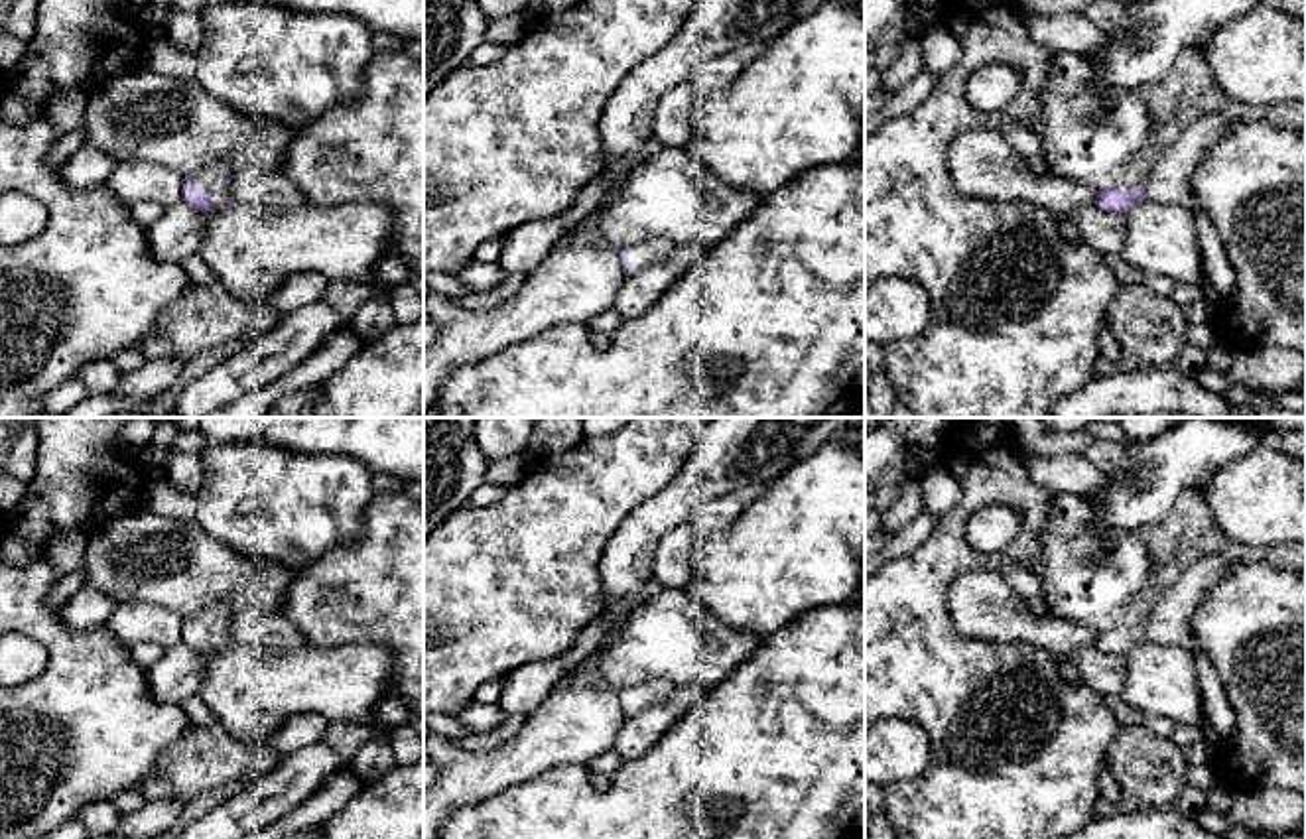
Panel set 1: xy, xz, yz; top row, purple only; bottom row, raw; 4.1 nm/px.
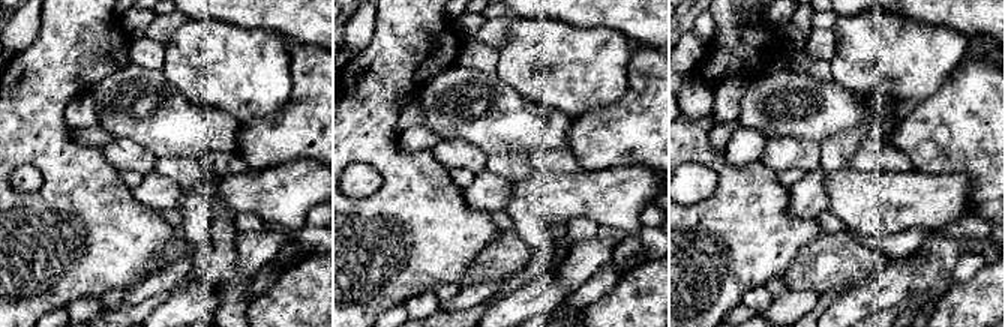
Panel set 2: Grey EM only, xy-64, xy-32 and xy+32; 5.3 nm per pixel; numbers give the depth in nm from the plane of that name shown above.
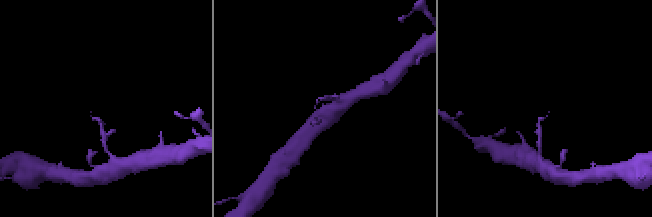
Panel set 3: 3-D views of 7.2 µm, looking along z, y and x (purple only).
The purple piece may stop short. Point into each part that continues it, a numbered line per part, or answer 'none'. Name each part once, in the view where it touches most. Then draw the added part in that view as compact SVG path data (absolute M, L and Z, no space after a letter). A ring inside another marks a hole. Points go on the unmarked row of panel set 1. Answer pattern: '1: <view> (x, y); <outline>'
1: xy (211, 619); M217 605L205 609L193 620L195 628L201 628L209 634L209 644L215 650L223 650L230 642L229 628L225 626L225 614L227 614L227 607Z

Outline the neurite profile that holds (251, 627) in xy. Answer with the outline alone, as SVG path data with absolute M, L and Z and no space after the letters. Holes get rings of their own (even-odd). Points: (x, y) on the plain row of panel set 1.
M242 611L230 616L230 642L268 646L268 648L297 648L307 644L297 626L284 614L266 614L260 611Z

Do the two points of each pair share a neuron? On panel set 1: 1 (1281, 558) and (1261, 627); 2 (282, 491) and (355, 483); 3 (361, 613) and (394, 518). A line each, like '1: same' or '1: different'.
1: different
2: same
3: same

